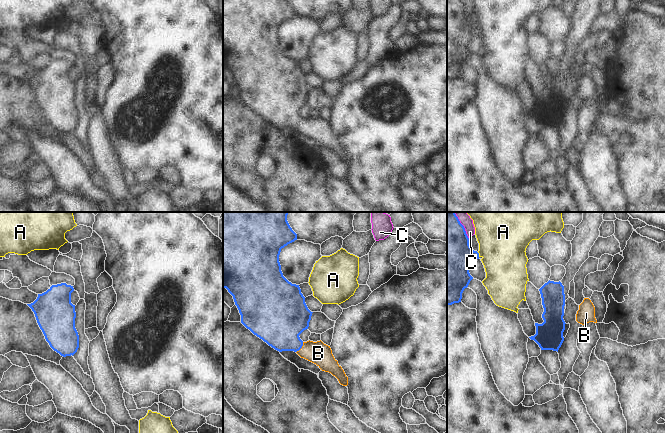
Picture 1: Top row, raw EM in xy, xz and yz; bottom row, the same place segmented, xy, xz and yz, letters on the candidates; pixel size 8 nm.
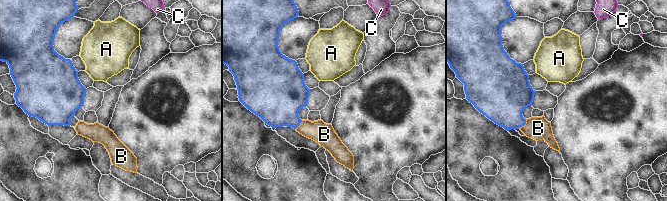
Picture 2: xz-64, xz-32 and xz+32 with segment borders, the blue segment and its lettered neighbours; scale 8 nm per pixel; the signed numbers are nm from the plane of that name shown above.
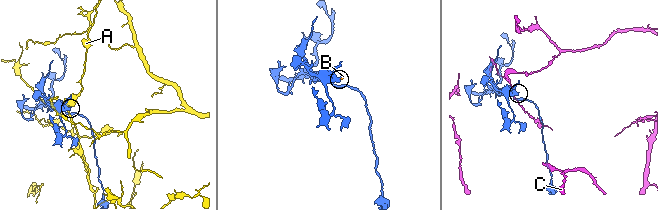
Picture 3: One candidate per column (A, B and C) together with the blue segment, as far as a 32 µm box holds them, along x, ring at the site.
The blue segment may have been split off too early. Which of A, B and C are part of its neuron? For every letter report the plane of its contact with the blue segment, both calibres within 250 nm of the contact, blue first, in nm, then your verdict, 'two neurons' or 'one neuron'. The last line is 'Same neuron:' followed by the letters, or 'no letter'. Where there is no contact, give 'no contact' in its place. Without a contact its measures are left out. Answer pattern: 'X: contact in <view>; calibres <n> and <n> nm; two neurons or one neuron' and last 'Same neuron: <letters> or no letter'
A: contact in yz; calibres 400 and 360 nm; two neurons
B: contact in xz; calibres 360 and 180 nm; one neuron
C: contact in yz; calibres 400 and 80 nm; two neurons
Same neuron: B

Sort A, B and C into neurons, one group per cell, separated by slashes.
A / B / C

